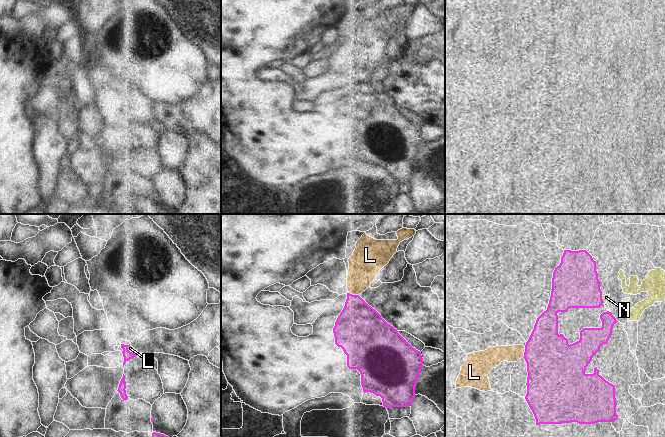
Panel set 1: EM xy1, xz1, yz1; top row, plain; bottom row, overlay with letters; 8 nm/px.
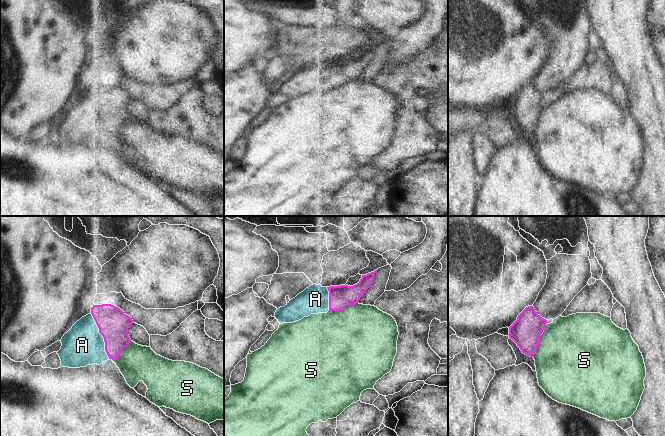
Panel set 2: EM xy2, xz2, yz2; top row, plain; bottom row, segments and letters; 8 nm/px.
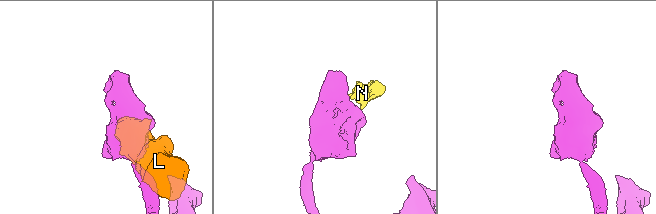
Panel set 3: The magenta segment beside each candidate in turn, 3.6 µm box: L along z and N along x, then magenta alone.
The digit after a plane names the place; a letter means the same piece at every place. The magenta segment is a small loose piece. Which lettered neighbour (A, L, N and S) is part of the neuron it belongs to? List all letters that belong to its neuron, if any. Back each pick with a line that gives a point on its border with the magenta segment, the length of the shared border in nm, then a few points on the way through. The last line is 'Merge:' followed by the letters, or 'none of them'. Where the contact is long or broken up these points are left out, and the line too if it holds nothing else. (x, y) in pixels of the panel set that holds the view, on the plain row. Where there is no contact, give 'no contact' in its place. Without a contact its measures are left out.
A: xy2 (102, 111) | 400 nm | across xy2 (113, 100), (102, 111), (82, 121)
Merge: A

